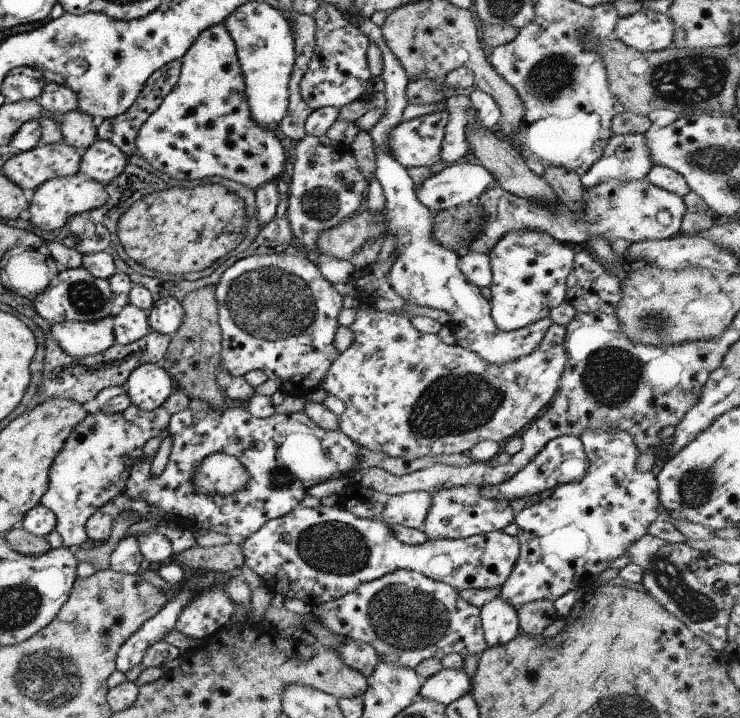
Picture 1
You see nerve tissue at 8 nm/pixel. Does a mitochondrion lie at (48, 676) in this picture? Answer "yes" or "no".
yes

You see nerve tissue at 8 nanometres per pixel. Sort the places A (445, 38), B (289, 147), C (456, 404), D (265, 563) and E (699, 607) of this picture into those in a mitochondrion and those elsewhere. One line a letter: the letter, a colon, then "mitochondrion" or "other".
A: other
B: other
C: mitochondrion
D: other
E: mitochondrion

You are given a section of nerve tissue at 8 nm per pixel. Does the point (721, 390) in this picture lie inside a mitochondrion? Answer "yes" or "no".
no

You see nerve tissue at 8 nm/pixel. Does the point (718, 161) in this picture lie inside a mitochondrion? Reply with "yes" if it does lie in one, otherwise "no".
yes

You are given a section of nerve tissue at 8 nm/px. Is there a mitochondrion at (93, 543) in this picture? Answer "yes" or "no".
no

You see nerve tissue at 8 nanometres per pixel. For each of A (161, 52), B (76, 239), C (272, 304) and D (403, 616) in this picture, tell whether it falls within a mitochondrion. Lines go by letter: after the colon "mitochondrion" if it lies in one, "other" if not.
A: other
B: other
C: mitochondrion
D: mitochondrion

